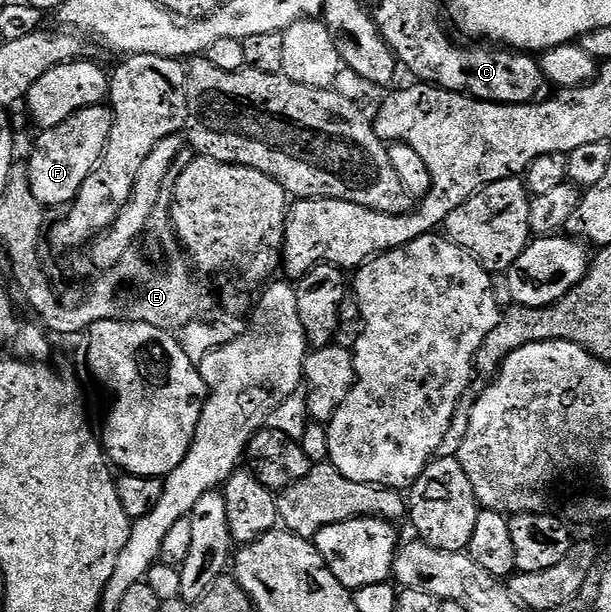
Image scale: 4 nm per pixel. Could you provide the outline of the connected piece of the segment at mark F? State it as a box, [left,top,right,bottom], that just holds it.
[27,103,113,207]

